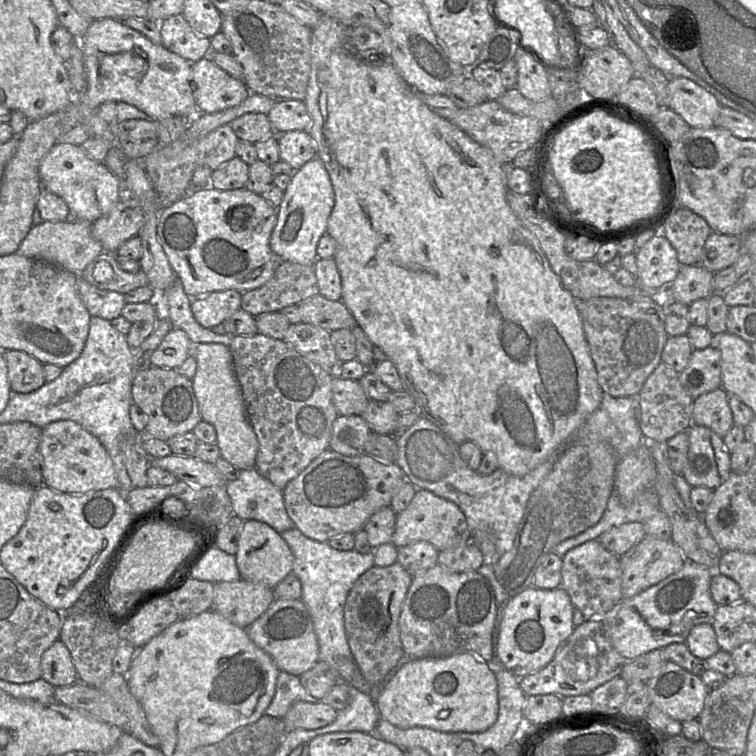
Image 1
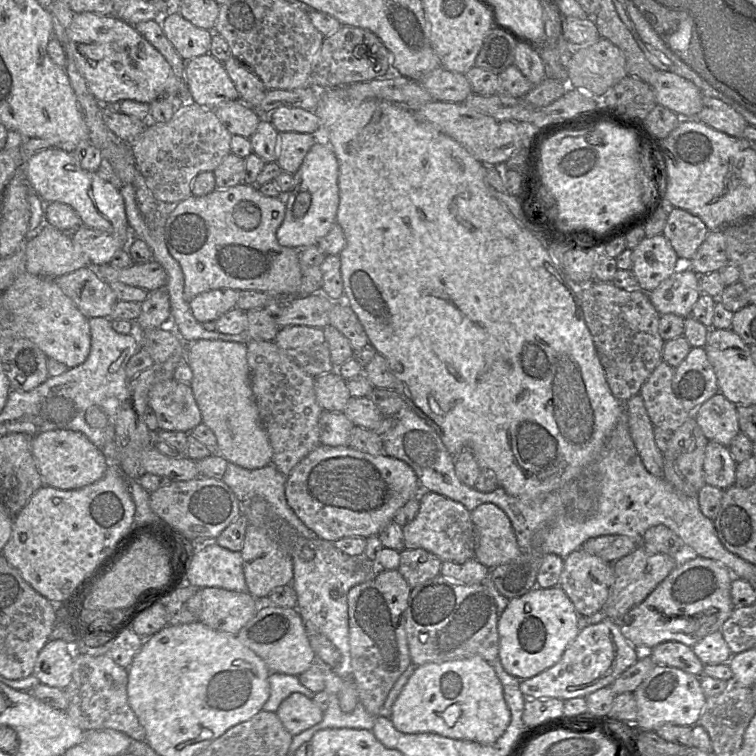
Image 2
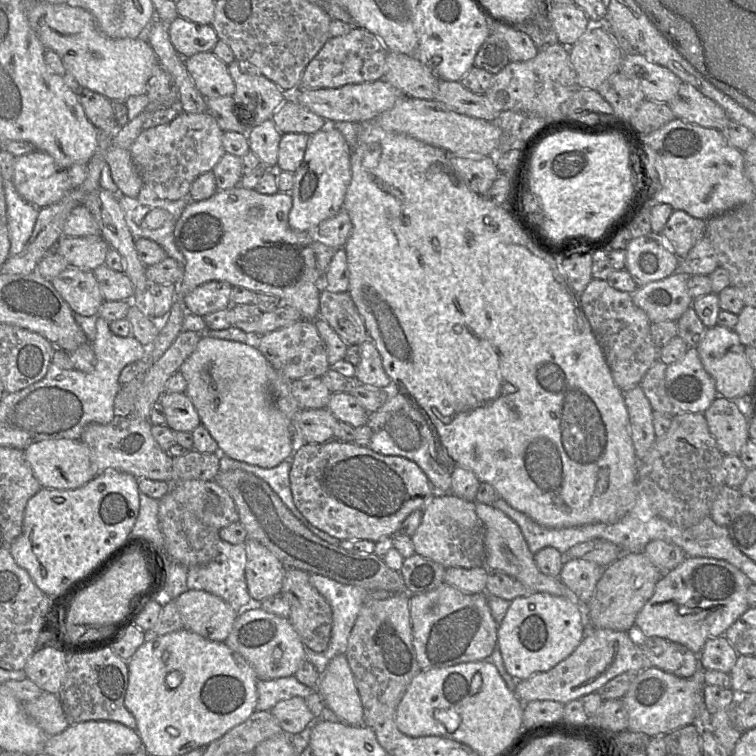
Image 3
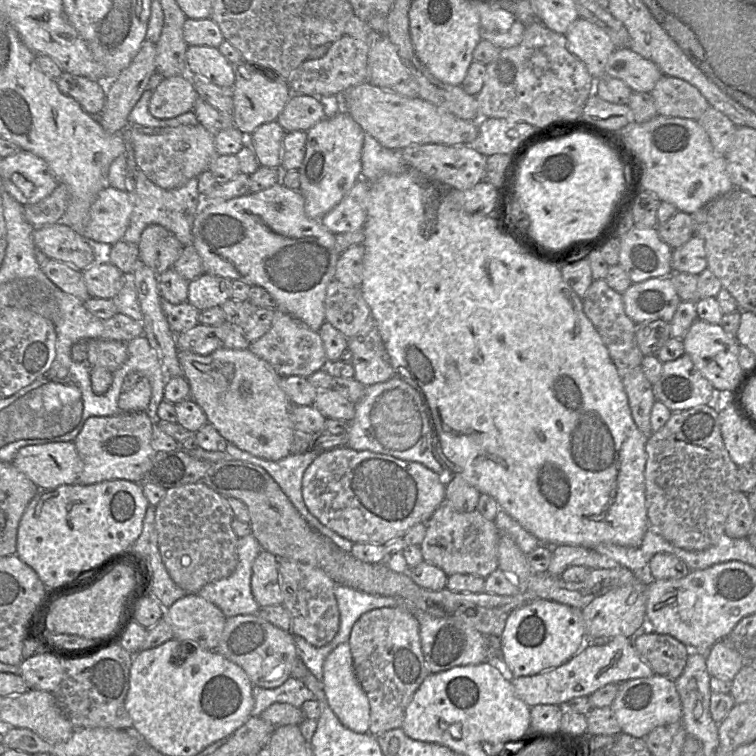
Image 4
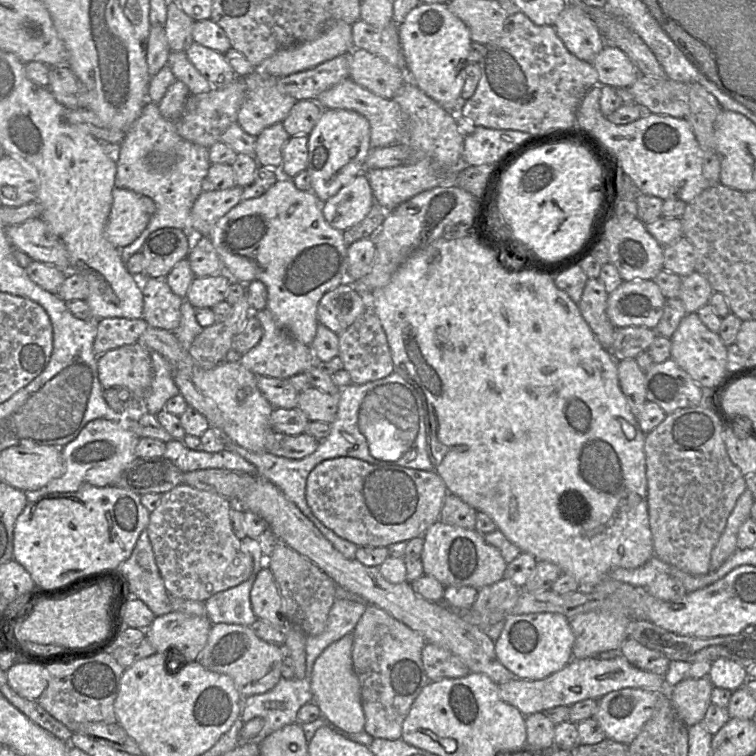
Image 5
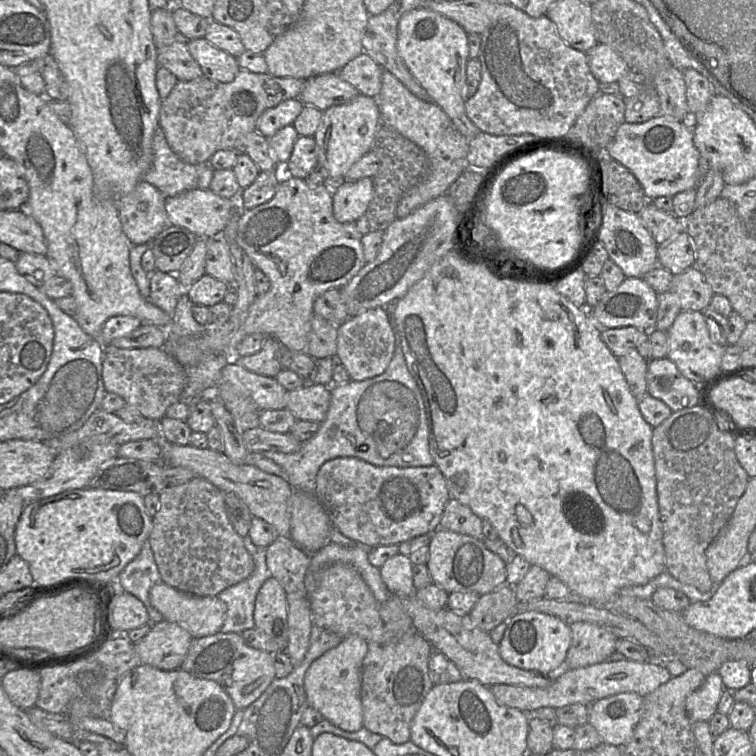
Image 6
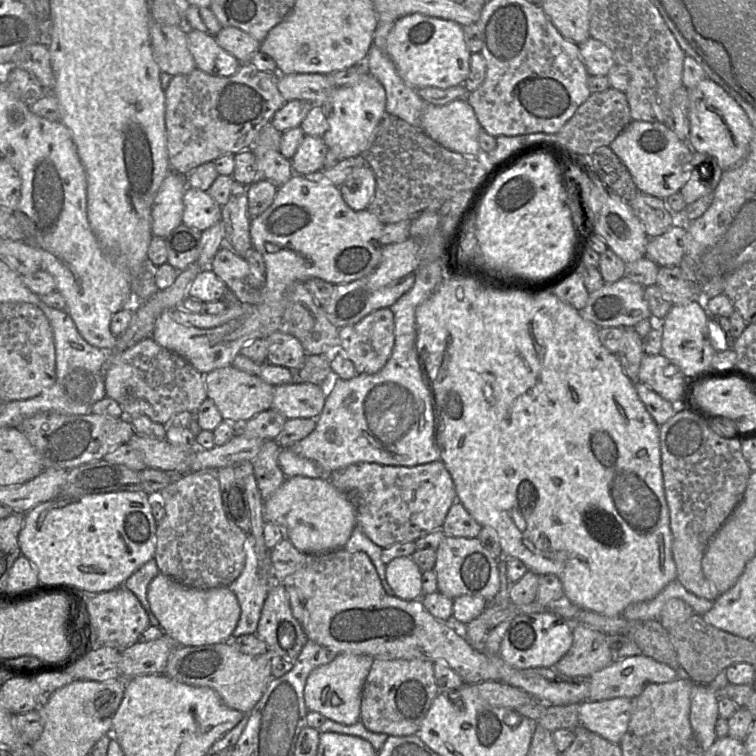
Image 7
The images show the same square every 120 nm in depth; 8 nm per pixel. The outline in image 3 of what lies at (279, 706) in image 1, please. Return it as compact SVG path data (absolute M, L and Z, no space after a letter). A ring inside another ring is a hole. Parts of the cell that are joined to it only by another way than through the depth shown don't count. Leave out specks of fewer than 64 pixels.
M292 675L272 680L258 680L256 711L270 711L278 702L293 697L306 699L315 688L310 688Z

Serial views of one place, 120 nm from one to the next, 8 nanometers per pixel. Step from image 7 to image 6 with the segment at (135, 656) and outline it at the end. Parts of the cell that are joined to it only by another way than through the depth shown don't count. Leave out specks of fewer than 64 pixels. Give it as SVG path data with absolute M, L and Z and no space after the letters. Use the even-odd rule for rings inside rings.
M164 619L152 623L150 631L134 644L142 664L173 671L180 668L192 641L187 630Z

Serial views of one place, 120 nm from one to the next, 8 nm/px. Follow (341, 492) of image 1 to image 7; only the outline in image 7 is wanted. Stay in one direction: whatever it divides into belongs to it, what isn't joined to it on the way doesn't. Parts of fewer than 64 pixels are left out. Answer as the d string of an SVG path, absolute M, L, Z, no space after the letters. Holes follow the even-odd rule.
M441 460L412 467L361 462L325 474L321 478L328 479L347 497L356 510L356 525L383 549L395 543L415 542L441 529L451 505L457 499L454 482Z

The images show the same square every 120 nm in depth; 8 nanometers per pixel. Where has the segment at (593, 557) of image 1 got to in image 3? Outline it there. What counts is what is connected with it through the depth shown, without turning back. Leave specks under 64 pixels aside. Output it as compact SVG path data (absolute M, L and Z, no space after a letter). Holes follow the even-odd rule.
M565 559L559 578L576 596L580 605L587 605L592 598L597 583L600 580L604 568L598 564L583 559Z

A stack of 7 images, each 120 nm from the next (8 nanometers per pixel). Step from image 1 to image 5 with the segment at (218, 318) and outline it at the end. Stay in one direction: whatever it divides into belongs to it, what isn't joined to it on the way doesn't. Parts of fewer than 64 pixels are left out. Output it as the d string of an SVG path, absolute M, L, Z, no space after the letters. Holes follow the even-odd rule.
M226 274L196 277L185 297L194 308L212 308L224 301L231 283Z

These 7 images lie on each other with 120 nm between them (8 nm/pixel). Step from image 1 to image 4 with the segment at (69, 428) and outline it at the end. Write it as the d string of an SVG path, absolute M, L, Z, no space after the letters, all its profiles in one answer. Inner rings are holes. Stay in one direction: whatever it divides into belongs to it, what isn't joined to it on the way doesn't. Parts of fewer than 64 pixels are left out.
M73 442L22 447L11 463L38 489L54 489L77 483L83 462Z

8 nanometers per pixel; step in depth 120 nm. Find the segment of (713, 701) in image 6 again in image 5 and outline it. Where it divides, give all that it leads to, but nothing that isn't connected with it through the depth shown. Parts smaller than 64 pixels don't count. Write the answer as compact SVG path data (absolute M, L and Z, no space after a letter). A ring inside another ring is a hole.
M708 677L700 679L687 678L673 688L665 687L663 691L671 701L679 719L690 727L703 721L711 703L711 692L714 685Z

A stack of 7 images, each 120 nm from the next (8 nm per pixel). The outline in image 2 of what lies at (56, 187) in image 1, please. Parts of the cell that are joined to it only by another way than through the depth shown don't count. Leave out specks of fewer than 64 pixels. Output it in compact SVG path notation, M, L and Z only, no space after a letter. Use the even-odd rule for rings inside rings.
M50 147L26 156L24 178L30 190L45 203L61 202L69 205L81 218L82 225L117 235L118 238L130 236L124 199L120 191L97 172L84 170L73 152Z

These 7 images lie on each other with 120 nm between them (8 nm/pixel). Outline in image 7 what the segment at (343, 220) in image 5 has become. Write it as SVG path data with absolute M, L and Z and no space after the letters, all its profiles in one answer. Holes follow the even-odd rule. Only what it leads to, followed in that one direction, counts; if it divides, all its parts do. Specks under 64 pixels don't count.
M368 165L354 169L339 189L343 200L352 210L366 210L376 189L373 170Z

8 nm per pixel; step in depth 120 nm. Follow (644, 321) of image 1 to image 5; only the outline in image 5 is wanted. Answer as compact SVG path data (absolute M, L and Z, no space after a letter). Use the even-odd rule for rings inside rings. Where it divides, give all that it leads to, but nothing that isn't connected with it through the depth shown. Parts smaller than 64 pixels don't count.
M599 279L587 280L578 307L601 346L610 350L613 344L615 327L607 316L608 293Z

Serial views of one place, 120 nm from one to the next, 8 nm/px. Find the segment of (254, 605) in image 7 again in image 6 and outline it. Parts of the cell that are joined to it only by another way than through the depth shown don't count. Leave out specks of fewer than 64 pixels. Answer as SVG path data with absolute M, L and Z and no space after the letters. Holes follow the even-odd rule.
M248 535L243 537L243 542L254 560L255 569L248 578L224 589L217 595L227 605L220 630L223 633L240 634L255 627L256 595L263 583L271 576L266 564L265 549L256 546Z

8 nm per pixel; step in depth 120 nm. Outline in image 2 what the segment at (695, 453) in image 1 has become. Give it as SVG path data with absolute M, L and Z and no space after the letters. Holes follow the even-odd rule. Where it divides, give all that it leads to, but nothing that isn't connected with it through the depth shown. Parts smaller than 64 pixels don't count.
M709 441L703 463L706 484L723 490L735 484L736 461L727 446Z

